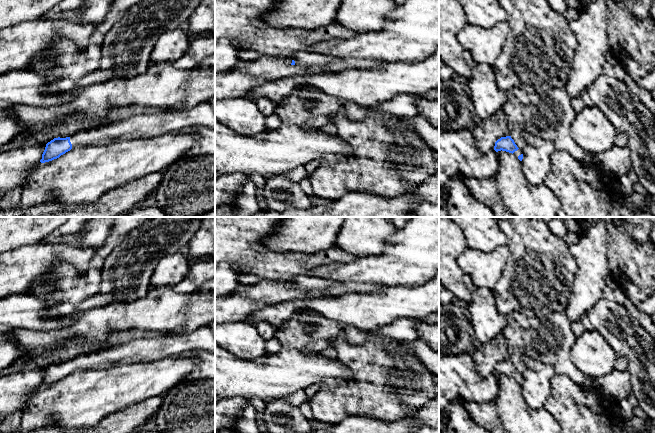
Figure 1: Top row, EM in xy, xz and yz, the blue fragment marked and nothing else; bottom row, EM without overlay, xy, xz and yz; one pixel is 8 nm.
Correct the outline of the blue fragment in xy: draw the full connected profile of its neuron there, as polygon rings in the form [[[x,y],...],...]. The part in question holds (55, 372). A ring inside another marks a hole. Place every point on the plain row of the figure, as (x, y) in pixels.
[[[208,325],[189,333],[137,339],[102,351],[79,354],[70,361],[54,362],[46,368],[40,386],[57,383],[74,371],[103,369],[109,365],[160,359],[197,350],[215,352],[215,336]]]

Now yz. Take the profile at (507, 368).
[[[511,360],[501,361],[495,366],[494,374],[498,375],[506,375],[514,378],[520,385],[523,383],[523,376],[521,373],[517,371],[514,364]]]

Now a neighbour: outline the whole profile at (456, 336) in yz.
[[[458,302],[439,305],[439,353],[446,355],[469,353],[483,377],[494,373],[495,366],[501,361],[510,360],[503,333],[498,334],[490,346],[482,344],[475,338],[473,326]]]

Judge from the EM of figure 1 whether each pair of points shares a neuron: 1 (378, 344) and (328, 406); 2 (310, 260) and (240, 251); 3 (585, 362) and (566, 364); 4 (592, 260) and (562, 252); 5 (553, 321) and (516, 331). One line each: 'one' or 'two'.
1: one
2: one
3: two
4: two
5: two

